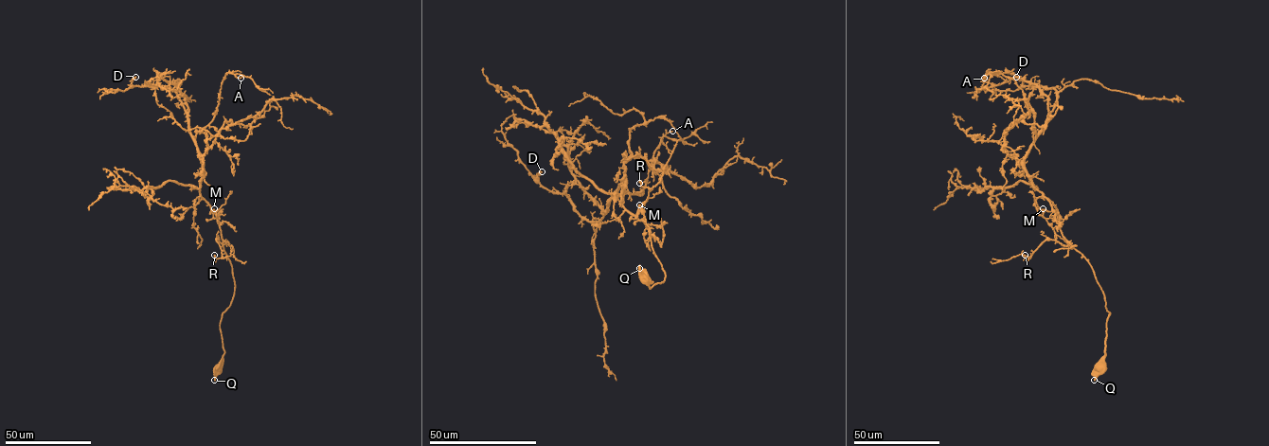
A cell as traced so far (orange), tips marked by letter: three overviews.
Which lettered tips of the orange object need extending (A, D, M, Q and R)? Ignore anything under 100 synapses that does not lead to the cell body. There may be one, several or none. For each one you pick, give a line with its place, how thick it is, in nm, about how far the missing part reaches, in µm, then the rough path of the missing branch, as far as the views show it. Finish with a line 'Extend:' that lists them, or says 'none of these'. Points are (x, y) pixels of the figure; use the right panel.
M: Place: (1043, 208). Thickness 320 nm. Missing length about 60 µm. Course of what is missing: (1043, 208), (1020, 217), (1009, 208), (1007, 219), (1014, 222), (1028, 220)
Extend: M

